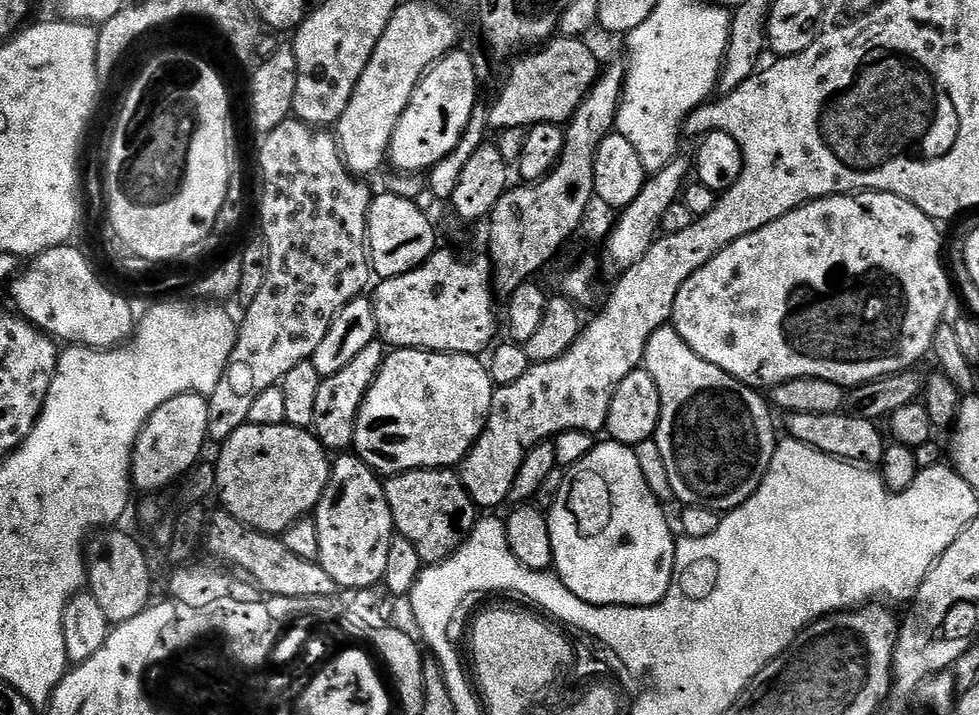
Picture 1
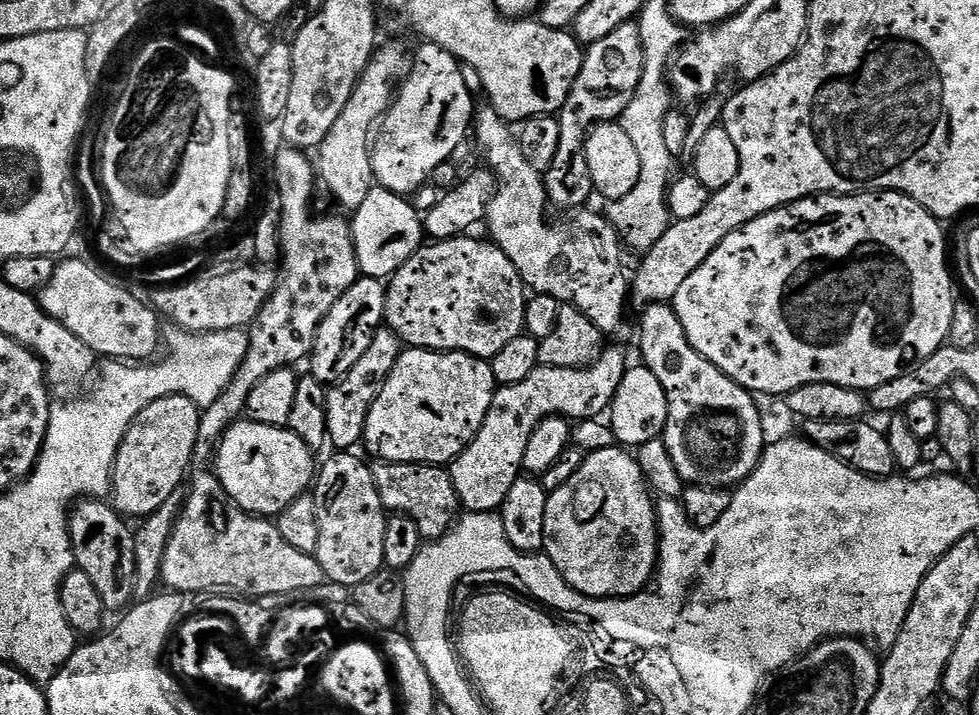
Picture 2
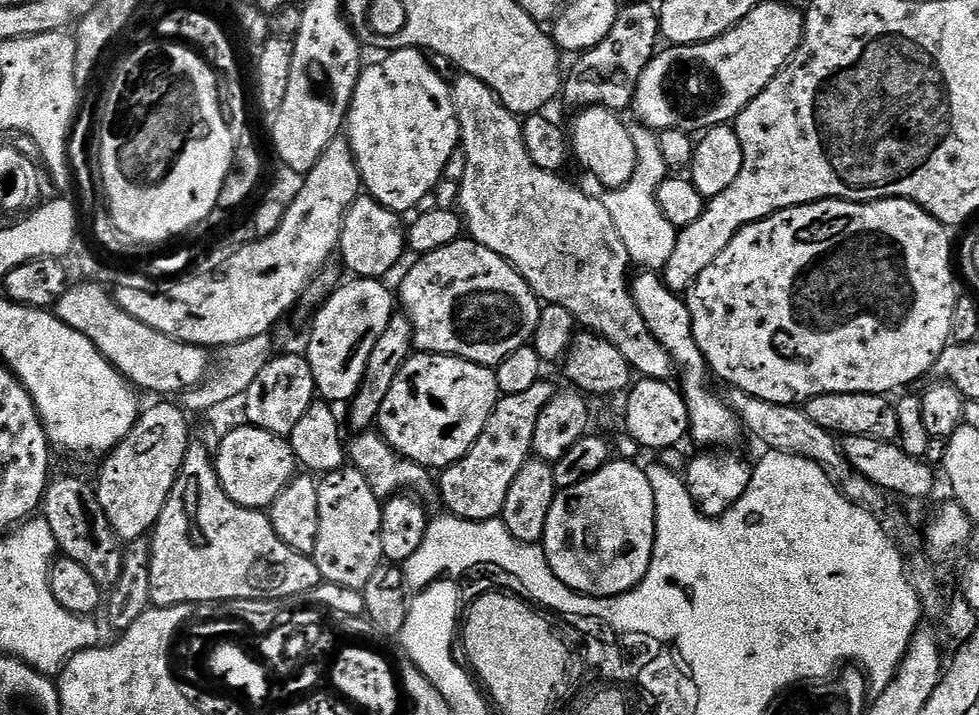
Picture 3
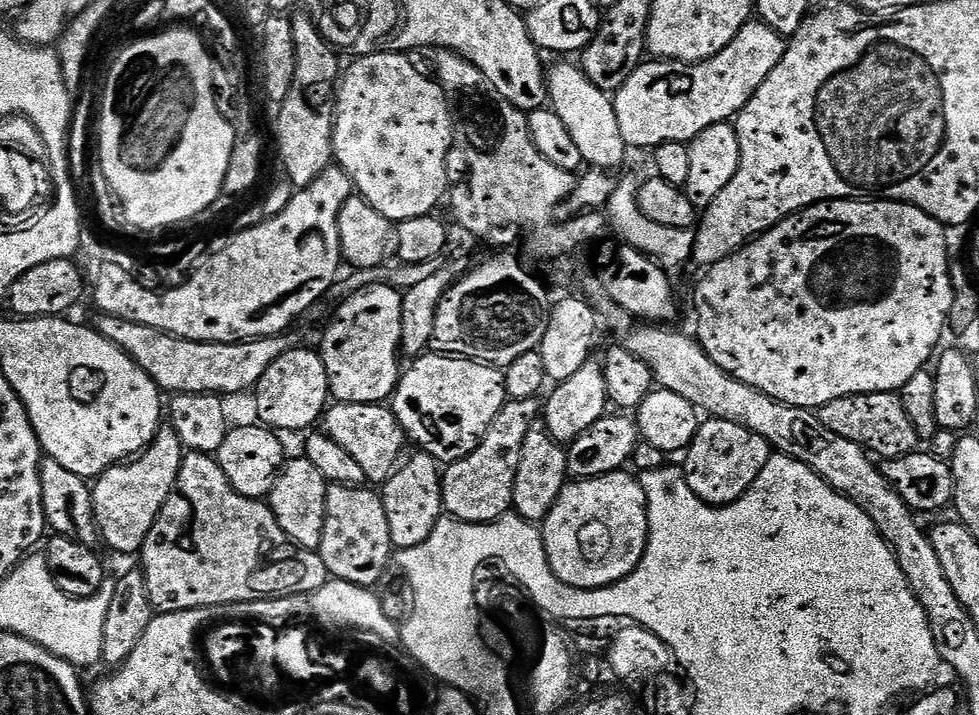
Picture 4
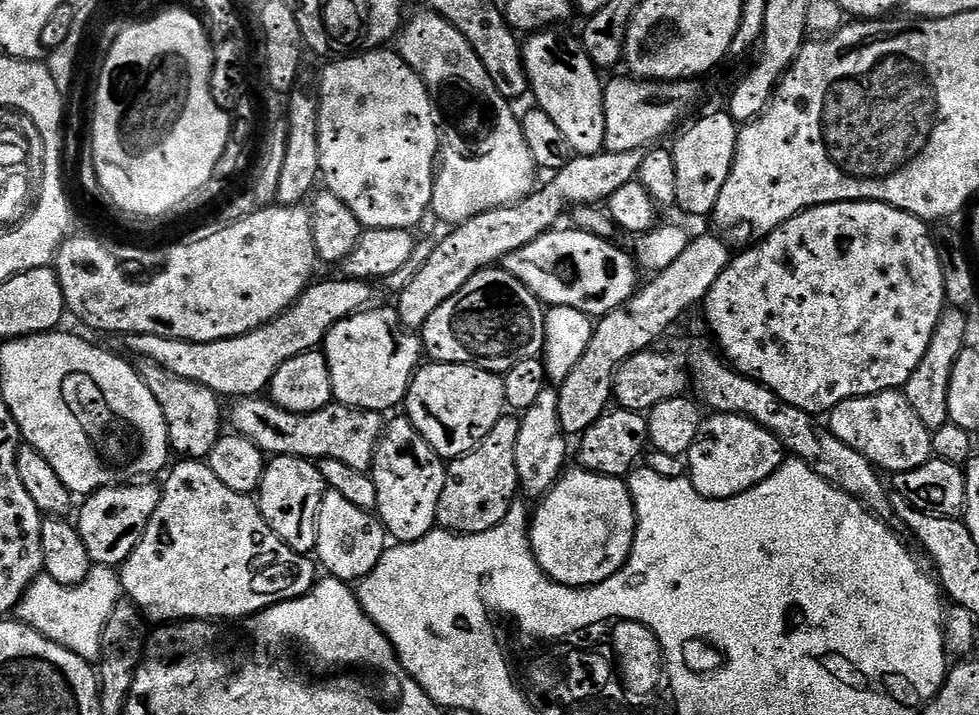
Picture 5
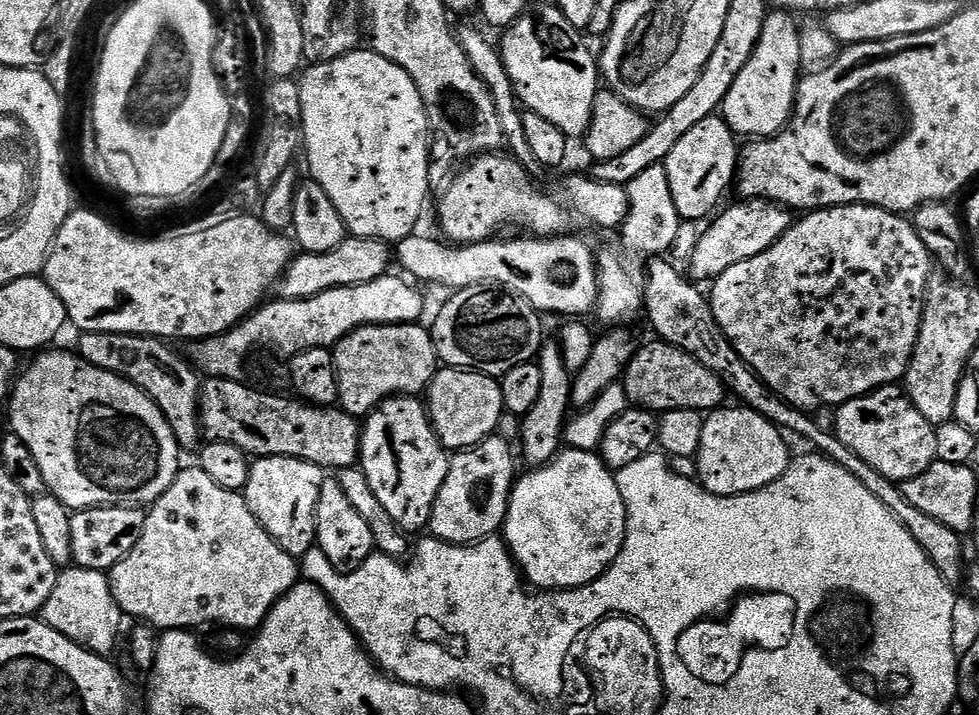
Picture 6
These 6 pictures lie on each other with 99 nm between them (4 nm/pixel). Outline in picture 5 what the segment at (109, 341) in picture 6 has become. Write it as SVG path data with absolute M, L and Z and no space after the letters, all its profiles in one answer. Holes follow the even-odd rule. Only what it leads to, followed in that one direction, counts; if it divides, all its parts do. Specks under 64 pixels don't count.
M153 360L141 361L138 371L151 392L158 398L158 404L162 406L167 422L169 447L185 459L207 459L223 431L220 406L222 402L216 392L201 384L179 378L178 374L172 374Z

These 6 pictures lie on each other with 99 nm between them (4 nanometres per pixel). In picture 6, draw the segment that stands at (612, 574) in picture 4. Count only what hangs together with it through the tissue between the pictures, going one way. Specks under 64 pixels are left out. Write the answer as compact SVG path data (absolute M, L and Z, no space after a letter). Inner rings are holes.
M565 447L549 464L541 464L521 475L512 485L502 539L512 553L523 579L536 590L581 588L594 582L624 549L626 506L618 490L613 469L607 468L595 451Z

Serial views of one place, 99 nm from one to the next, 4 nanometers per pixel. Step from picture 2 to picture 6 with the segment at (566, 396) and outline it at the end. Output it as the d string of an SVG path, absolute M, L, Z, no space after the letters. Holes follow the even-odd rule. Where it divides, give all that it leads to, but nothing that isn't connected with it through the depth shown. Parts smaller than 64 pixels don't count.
M493 434L481 444L457 451L448 461L446 482L438 490L432 517L428 519L431 535L448 544L463 546L476 544L487 536L497 535L503 529L508 513L508 499L517 479L513 445L499 434Z

